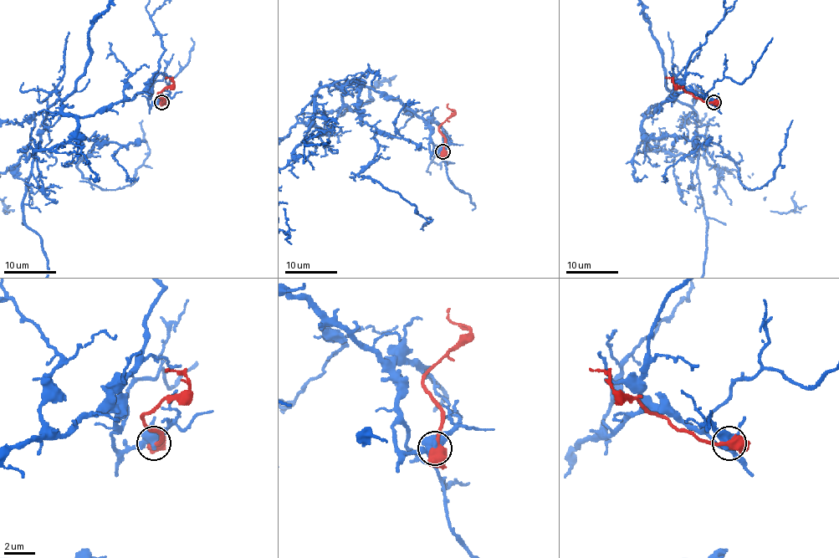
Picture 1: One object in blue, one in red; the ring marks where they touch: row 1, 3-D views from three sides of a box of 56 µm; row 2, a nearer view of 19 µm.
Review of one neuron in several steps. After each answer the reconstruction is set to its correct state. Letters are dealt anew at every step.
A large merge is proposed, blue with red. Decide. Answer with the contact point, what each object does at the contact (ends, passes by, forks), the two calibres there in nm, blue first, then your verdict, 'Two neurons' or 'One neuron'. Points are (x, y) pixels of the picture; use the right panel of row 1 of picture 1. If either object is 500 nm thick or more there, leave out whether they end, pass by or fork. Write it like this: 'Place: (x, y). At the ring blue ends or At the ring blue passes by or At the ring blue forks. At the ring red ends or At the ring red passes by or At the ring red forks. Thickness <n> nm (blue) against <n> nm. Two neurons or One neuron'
Place: (713, 102). Thickness 360 nm (blue) against 550 nm. Two neurons

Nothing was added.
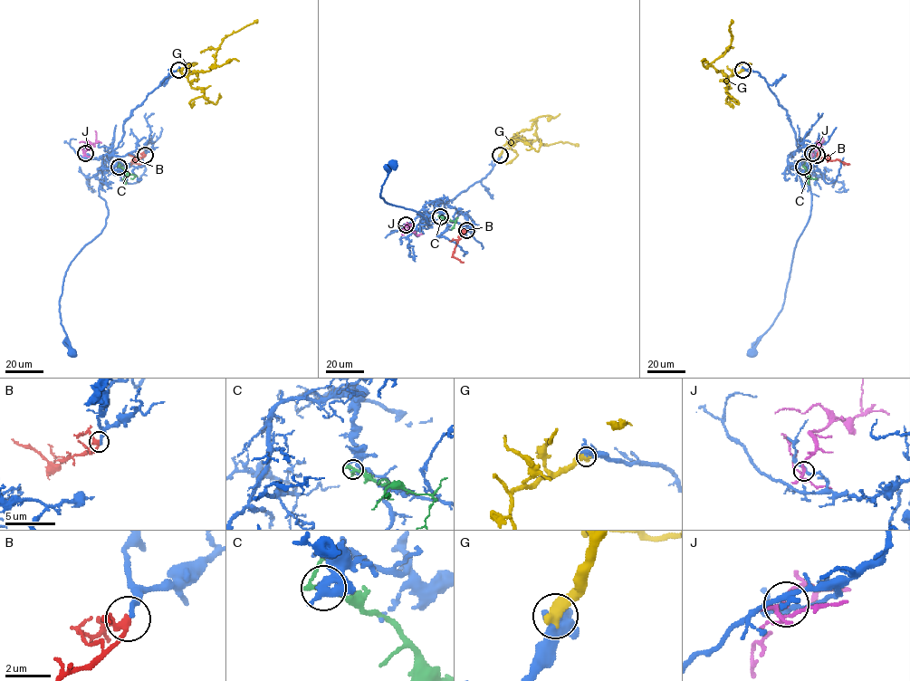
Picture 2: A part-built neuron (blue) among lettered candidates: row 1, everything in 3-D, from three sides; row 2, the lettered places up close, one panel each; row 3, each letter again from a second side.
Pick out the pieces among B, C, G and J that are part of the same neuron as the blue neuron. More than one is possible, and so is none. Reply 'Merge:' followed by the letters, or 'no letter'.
Merge: B, G

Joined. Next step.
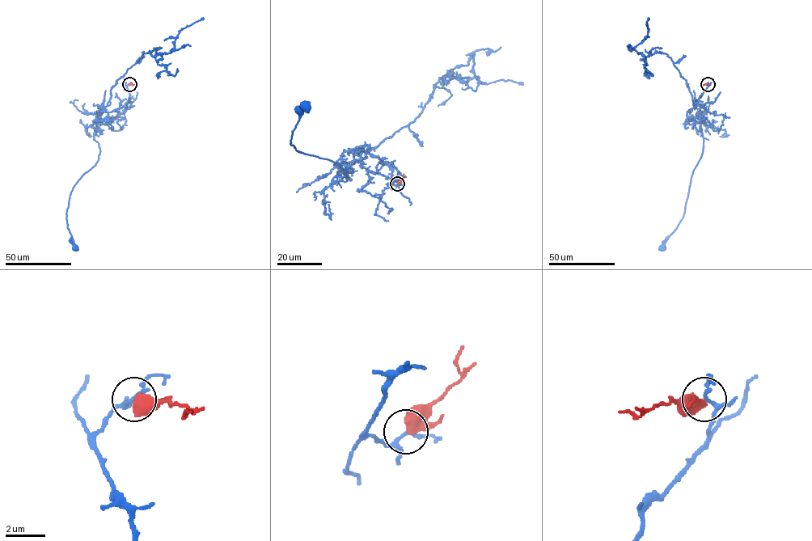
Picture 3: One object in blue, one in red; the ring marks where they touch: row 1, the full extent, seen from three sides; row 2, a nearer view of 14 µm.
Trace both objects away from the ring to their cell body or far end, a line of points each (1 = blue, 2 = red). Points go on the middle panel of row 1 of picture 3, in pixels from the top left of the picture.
1: (397, 183), (395, 167), (364, 151), (339, 177), (348, 175), (338, 164), (298, 151), (292, 132), (305, 106)
2: (397, 183), (403, 174)

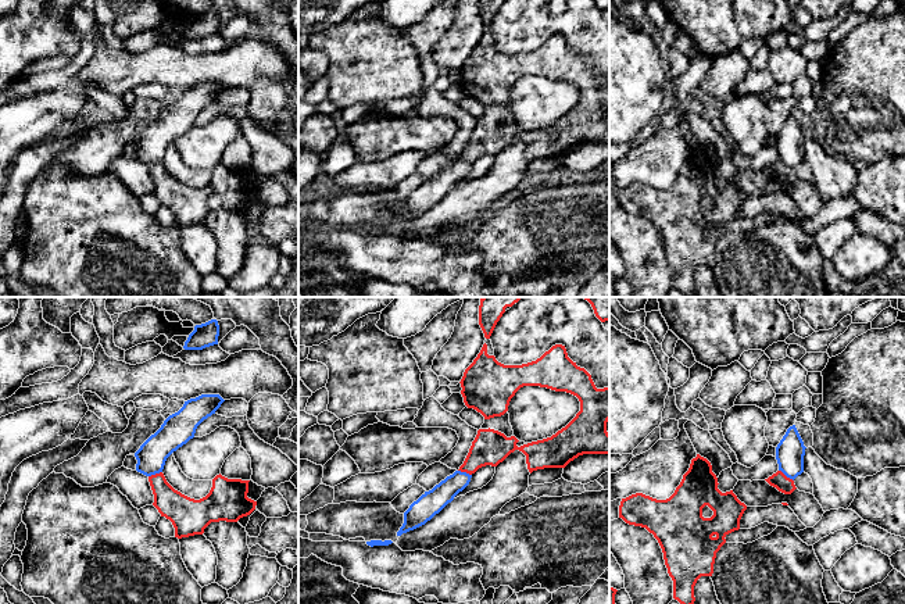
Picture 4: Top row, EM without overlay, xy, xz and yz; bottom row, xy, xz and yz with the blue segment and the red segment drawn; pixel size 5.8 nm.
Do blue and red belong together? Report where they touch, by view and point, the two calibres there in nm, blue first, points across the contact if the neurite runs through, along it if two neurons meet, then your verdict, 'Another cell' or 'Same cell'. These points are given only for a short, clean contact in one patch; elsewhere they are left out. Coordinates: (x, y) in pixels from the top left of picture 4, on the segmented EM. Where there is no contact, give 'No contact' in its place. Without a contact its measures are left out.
Touches blue at yz (786, 475). Thickness 170 nm (blue) against 90 nm. Boundary: yz (779, 470), (793, 481). Another cell

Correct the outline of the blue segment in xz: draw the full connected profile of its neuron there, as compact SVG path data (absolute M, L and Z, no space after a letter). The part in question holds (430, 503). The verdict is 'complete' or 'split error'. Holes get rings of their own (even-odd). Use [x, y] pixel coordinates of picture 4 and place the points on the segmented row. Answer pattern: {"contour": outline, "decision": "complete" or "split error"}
{"contour": "M455 471L432 490L425 492L404 512L404 523L397 532L397 536L414 530L430 521L469 485L471 478L472 475L466 472Z", "decision": "complete"}

